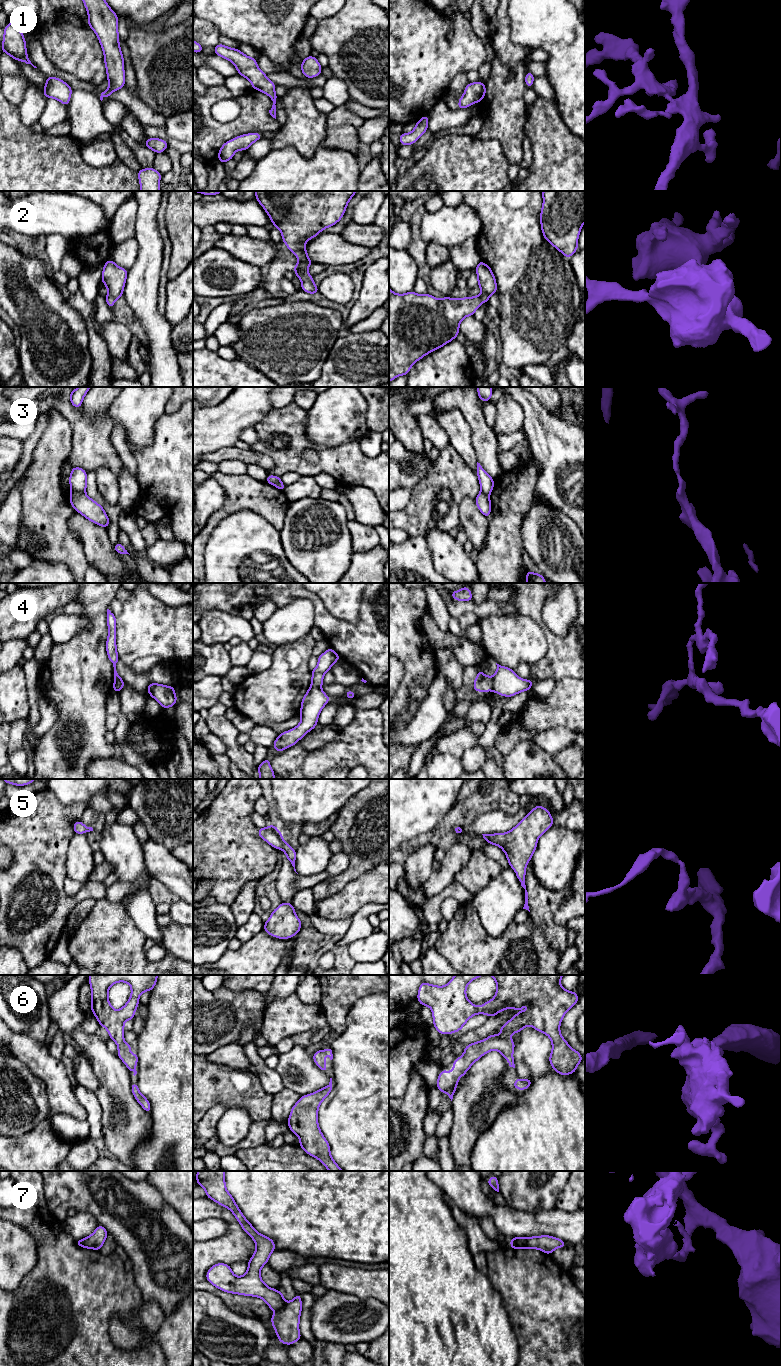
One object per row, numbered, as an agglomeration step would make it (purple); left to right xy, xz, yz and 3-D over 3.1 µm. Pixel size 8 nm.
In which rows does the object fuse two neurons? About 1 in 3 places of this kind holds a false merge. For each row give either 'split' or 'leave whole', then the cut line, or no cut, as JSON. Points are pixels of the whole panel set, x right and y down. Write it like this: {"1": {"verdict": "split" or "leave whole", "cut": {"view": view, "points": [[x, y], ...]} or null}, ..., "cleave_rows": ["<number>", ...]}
{"1": {"verdict": "leave whole", "cut": null}, "2": {"verdict": "leave whole", "cut": null}, "3": {"verdict": "split", "cut": {"view": "xy", "points": [[71, 490], [84, 493]]}}, "4": {"verdict": "split", "cut": {"view": "yz", "points": [[491, 677], [492, 689]]}}, "5": {"verdict": "leave whole", "cut": null}, "6": {"verdict": "leave whole", "cut": null}, "7": {"verdict": "split", "cut": {"view": "xz", "points": [[286, 1302], [276, 1310]]}}, "cleave_rows": ["3", "4", "7"]}

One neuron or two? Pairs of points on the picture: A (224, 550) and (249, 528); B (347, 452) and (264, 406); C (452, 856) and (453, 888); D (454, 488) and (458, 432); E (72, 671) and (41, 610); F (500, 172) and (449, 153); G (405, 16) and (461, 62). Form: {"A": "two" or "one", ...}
{"A": "one", "B": "two", "C": "two", "D": "two", "E": "two", "F": "one", "G": "one"}

